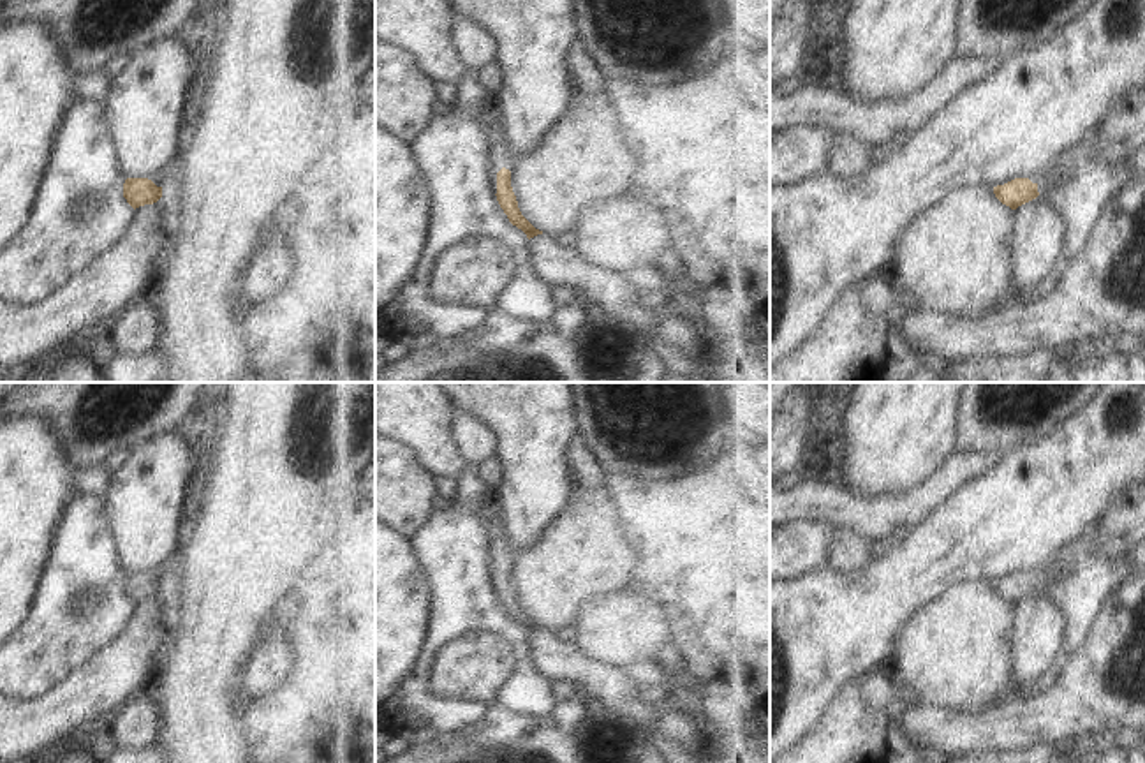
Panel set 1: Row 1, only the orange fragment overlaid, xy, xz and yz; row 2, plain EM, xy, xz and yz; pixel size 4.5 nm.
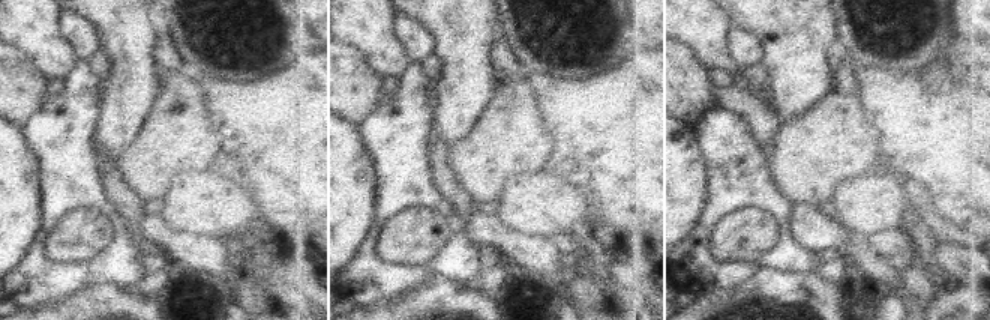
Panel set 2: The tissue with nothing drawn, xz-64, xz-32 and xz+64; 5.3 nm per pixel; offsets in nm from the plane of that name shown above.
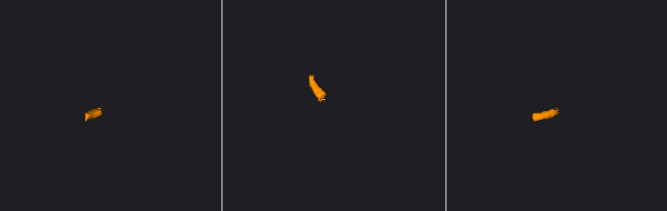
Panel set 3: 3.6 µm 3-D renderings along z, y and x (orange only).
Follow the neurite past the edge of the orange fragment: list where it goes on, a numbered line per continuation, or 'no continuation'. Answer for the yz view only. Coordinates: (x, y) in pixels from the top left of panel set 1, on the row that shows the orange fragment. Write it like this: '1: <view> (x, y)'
1: yz (1050, 178)

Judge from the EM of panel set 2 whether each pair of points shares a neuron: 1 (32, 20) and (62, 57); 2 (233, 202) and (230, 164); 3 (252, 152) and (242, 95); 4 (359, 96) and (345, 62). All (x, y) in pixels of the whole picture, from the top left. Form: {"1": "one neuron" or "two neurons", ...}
{"1": "one neuron", "2": "two neurons", "3": "two neurons", "4": "one neuron"}

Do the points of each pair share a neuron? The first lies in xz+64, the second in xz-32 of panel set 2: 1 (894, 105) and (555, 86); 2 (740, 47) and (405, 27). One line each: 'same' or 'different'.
1: same
2: same

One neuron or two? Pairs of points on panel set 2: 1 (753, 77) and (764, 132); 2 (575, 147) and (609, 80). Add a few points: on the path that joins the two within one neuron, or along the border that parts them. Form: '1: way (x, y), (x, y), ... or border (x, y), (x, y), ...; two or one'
1: border (743, 86), (756, 96), (764, 95); two
2: way (591, 131), (611, 111), (611, 96); one

